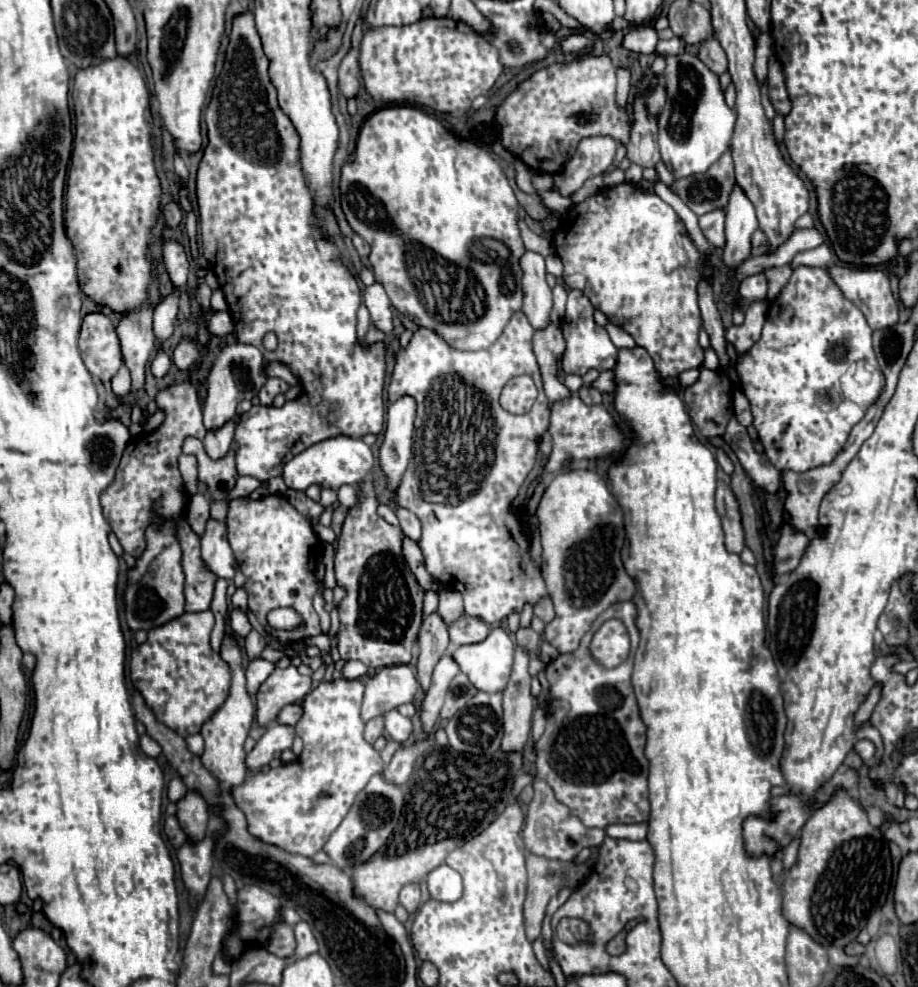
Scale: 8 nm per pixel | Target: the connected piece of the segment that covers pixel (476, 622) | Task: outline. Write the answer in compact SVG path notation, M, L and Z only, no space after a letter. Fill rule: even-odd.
M461 614L455 622L449 624L451 648L463 646L463 644L481 642L487 634L489 634L489 626L483 620L473 618L473 616L467 616L467 614Z

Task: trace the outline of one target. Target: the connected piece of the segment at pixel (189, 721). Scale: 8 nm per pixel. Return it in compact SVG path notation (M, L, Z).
M211 610L199 614L181 614L167 624L147 632L147 642L131 652L129 670L135 688L143 694L147 706L159 722L181 736L199 734L201 726L223 706L231 688L229 664L209 646L215 624Z

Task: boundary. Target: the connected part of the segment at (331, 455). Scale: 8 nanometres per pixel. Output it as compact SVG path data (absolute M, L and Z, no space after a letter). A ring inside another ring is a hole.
M335 436L309 446L293 460L289 460L283 470L283 480L291 490L307 490L311 484L337 490L343 484L361 482L369 474L371 466L373 466L373 452L365 442L351 436Z

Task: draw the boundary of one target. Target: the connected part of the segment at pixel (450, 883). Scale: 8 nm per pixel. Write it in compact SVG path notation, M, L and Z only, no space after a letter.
M441 864L427 876L427 888L429 896L439 902L457 902L463 892L459 874L447 864Z

